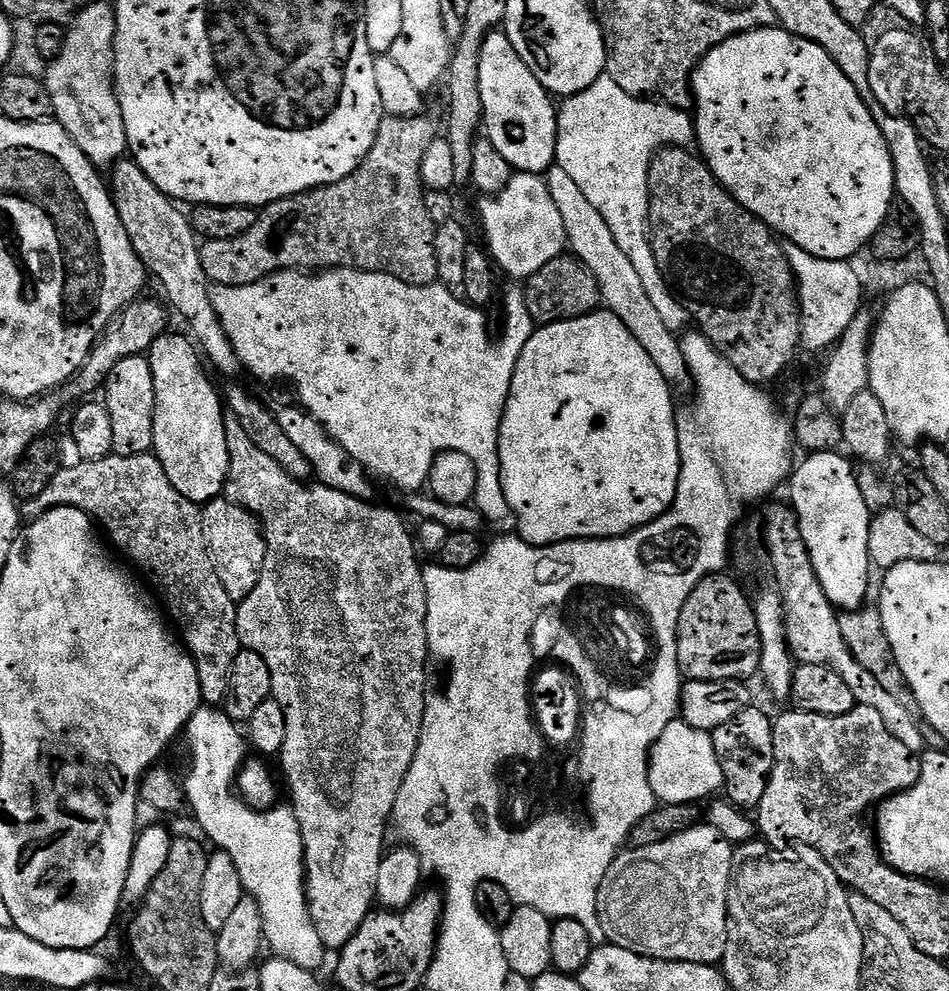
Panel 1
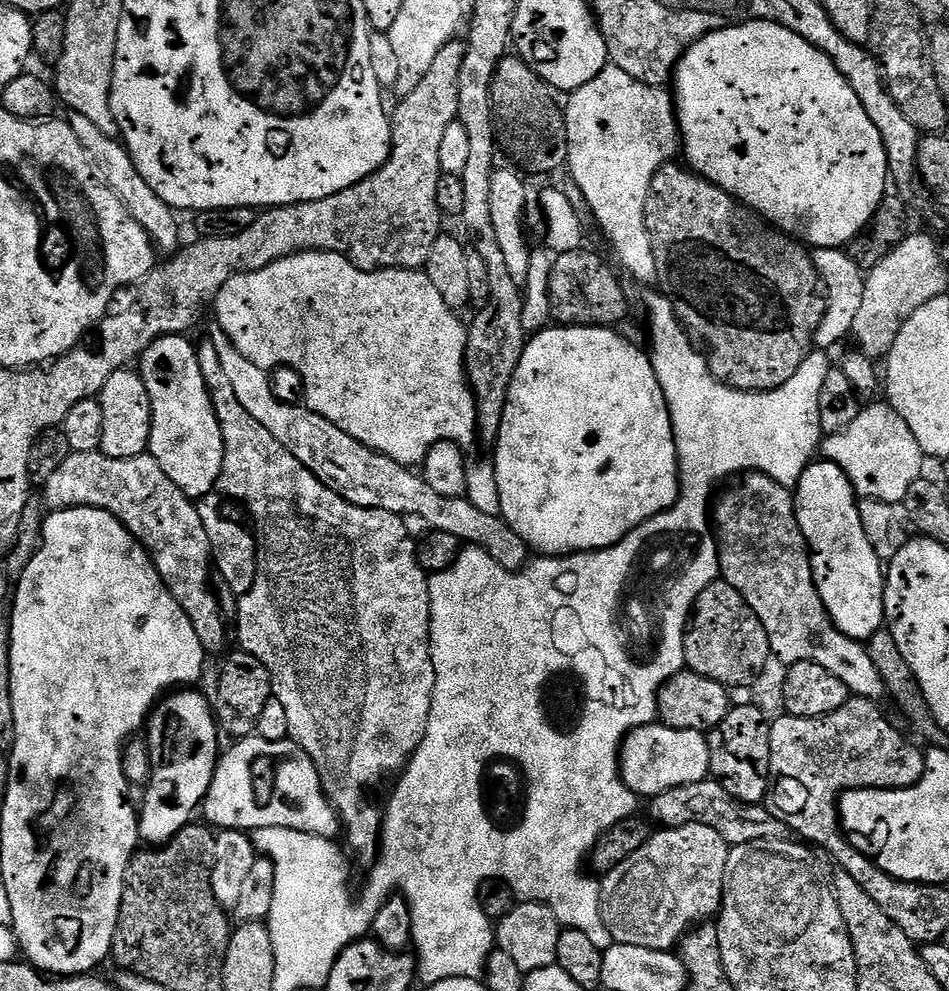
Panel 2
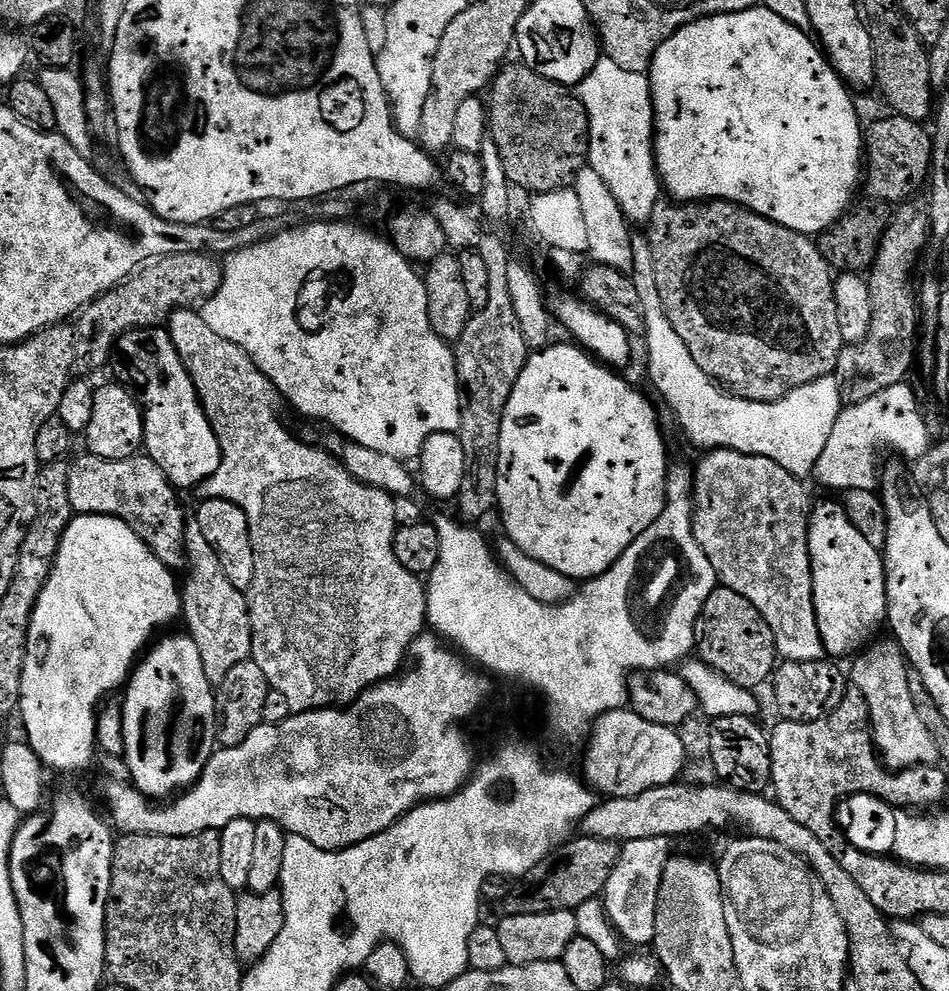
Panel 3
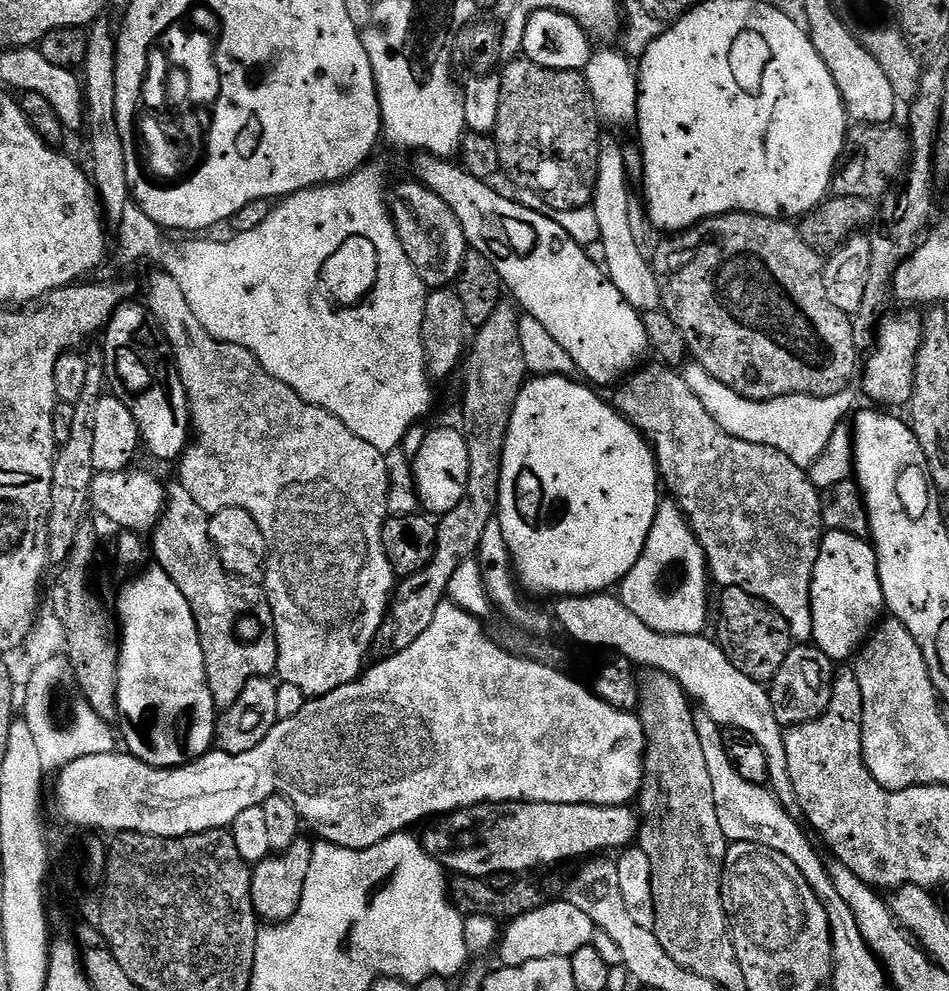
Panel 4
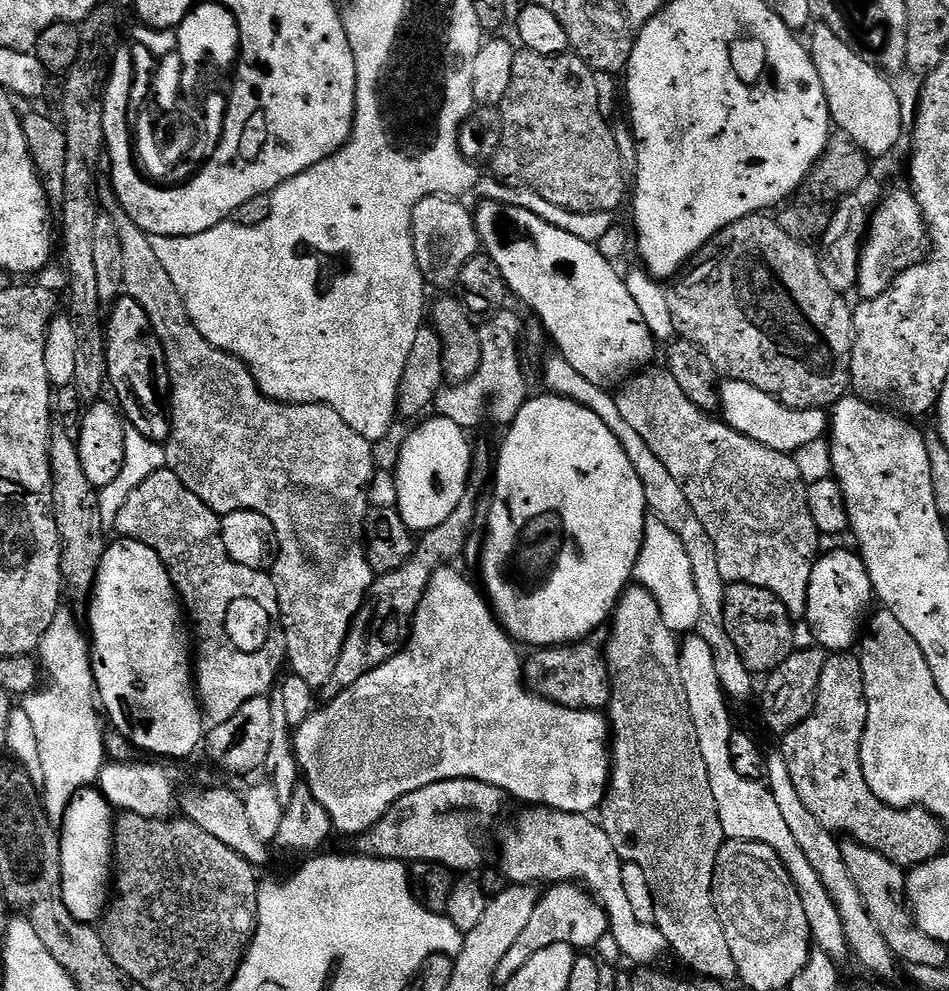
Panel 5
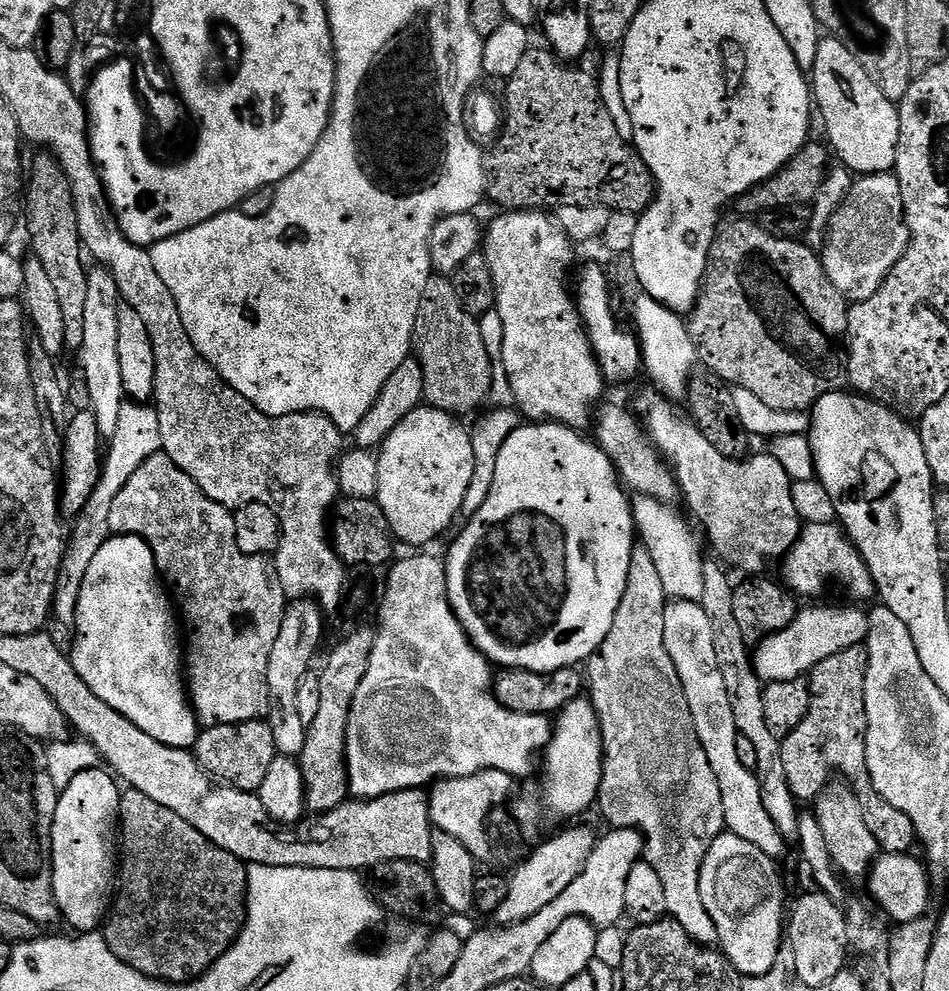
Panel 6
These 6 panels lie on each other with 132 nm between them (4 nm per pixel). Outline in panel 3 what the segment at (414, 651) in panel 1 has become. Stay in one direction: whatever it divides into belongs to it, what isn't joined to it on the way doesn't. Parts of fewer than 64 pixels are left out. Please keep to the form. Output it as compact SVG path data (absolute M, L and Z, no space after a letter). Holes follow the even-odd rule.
M180 308L170 317L166 327L174 342L174 350L178 350L194 382L200 405L204 407L206 418L220 443L220 465L210 478L201 482L198 489L199 499L234 502L234 506L238 506L248 515L250 522L250 546L254 550L254 582L246 593L248 613L252 623L250 659L262 669L262 674L266 674L269 689L284 695L286 702L290 702L293 713L353 704L373 684L381 684L384 680L393 679L405 667L404 656L406 660L411 653L412 645L425 631L428 619L428 593L425 581L419 576L410 574L410 570L406 570L402 562L398 562L398 554L394 552L394 538L399 527L394 511L395 497L386 491L358 482L344 469L343 463L323 447L311 448L306 441L299 440L284 425L284 420L280 417L282 397L279 390L270 382L270 378L266 378L266 374L262 374L258 366L254 366L246 350L234 346L234 342L226 342L226 338L222 338L219 334L214 334L214 330L206 326L204 317L199 311Z

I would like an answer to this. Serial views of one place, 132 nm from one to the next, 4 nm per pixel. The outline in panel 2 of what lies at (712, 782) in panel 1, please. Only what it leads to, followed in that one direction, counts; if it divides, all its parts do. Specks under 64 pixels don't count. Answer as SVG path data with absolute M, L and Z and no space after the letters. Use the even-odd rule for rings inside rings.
M659 722L635 728L620 746L620 777L631 792L651 798L666 790L709 779L711 770L708 737L694 730L674 730Z

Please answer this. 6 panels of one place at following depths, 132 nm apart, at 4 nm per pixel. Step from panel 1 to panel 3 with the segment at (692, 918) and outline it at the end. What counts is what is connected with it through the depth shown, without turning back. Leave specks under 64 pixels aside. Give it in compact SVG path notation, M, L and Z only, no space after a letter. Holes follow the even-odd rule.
M665 838L629 840L620 849L618 866L606 882L602 903L608 911L608 920L616 929L621 941L651 945L658 906L658 890L666 862L670 859L669 841Z

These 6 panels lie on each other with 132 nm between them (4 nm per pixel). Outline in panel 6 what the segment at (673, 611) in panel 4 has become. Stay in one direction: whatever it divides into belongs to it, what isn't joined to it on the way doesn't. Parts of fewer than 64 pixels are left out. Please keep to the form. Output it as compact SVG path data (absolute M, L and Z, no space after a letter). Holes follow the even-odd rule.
M637 495L632 500L632 519L636 521L636 530L642 546L650 550L650 558L654 558L654 567L662 578L662 586L672 600L695 600L702 598L704 585L705 553L700 553L696 545L696 536L692 533L693 525L683 520L676 508L664 504L652 497Z

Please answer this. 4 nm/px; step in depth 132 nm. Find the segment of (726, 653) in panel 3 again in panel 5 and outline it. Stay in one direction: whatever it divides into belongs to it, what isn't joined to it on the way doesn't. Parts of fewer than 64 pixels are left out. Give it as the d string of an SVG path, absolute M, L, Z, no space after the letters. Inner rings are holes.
M727 585L724 590L724 617L726 634L730 634L734 646L738 646L738 654L742 654L742 662L753 674L772 672L794 651L797 643L796 632L792 629L794 617L779 598L770 594L770 590L762 590L762 586Z

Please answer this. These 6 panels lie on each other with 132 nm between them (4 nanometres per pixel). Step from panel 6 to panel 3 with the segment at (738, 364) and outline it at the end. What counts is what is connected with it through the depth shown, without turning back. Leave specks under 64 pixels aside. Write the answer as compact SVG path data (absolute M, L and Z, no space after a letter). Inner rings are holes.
M661 198L654 206L654 214L650 214L646 225L650 250L653 251L655 273L658 280L658 291L662 296L662 305L670 318L674 330L690 350L694 362L702 368L709 378L721 389L731 395L741 396L743 400L753 400L770 404L780 400L795 388L806 386L823 376L831 376L836 371L838 354L844 349L844 340L838 330L837 311L835 309L834 270L822 258L817 241L811 235L795 232L786 226L778 226L770 218L760 216L756 212L743 208L740 204L732 204L729 200L701 200L699 202L673 202Z

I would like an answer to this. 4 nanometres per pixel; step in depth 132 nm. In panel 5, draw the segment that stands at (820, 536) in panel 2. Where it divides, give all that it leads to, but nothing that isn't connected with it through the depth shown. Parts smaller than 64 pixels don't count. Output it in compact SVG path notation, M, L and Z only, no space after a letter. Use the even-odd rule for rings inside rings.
M848 550L823 553L811 571L807 610L804 615L816 638L815 643L828 652L849 651L859 639L868 606L873 600L869 572L859 553Z

